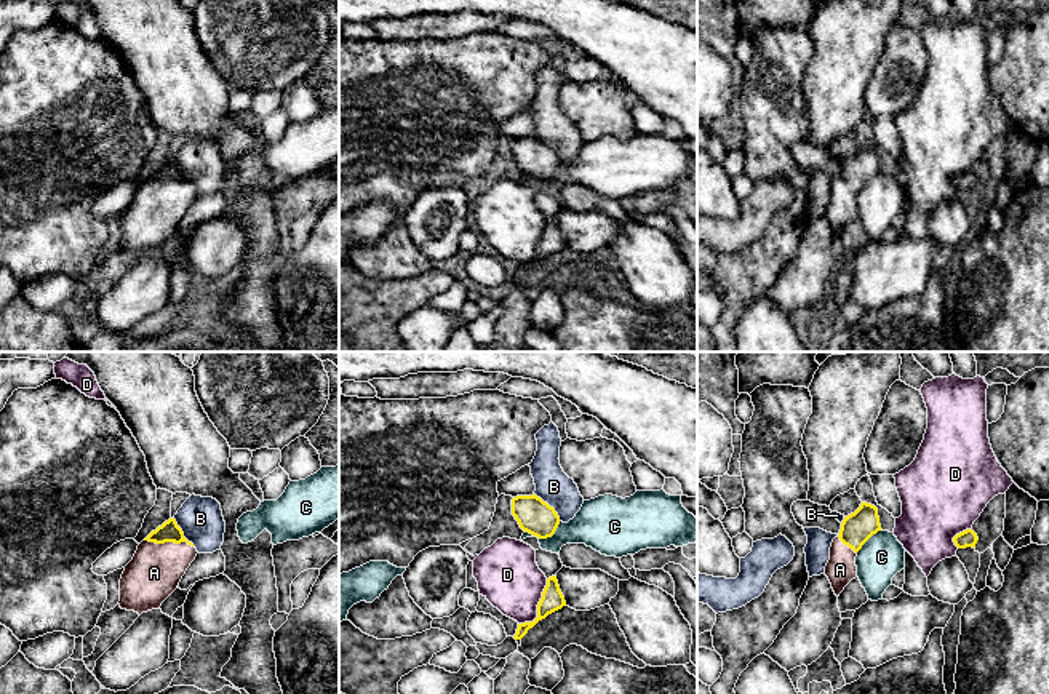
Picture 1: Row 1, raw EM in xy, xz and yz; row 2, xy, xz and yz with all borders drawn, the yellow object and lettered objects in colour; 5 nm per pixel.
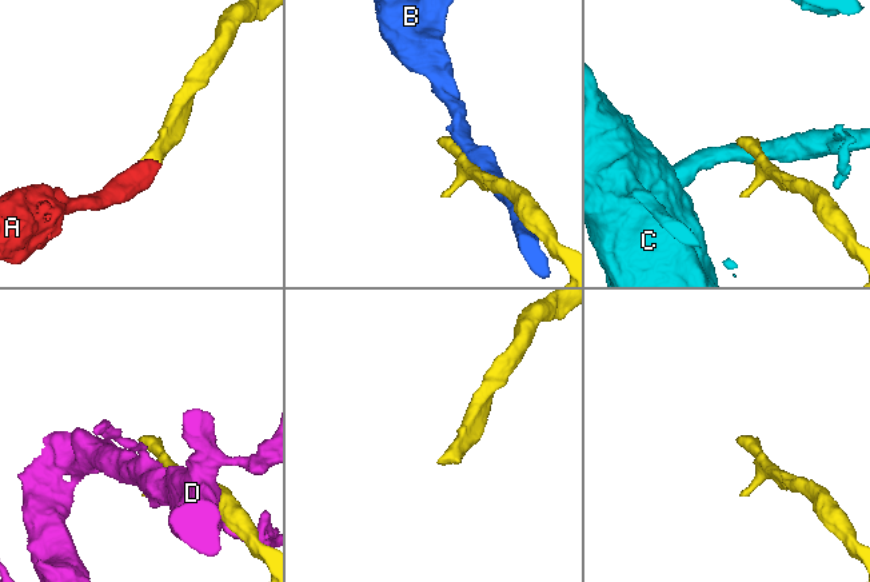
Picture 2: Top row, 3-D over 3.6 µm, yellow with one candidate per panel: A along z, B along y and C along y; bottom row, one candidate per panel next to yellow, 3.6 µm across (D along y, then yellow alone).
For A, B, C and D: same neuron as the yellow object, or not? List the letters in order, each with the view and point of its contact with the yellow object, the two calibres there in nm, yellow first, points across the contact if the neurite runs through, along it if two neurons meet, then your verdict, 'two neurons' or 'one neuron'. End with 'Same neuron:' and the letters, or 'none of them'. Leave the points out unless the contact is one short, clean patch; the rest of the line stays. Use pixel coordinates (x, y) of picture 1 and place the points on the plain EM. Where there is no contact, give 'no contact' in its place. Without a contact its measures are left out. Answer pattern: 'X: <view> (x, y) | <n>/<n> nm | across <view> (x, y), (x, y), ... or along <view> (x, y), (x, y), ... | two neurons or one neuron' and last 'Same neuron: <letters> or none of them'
A: xy (168, 183) | 100/260 nm | across xy (168, 173), (168, 183), (154, 215) | one neuron
B: xz (549, 147) | 180/180 nm | two neurons
C: xz (544, 179) | 180/200 nm | two neurons
D: xz (538, 248) | 120/320 nm | two neurons
Same neuron: A

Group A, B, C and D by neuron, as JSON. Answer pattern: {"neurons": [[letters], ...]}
{"neurons": [["A"], ["B"], ["C"], ["D"]]}

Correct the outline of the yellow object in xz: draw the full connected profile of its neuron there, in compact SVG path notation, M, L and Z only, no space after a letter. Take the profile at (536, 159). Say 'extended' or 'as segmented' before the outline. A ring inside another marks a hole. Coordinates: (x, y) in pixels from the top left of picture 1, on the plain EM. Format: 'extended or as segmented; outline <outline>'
as segmented; outline M536 136L513 139L512 157L523 173L539 181L552 179L560 166L555 150Z

